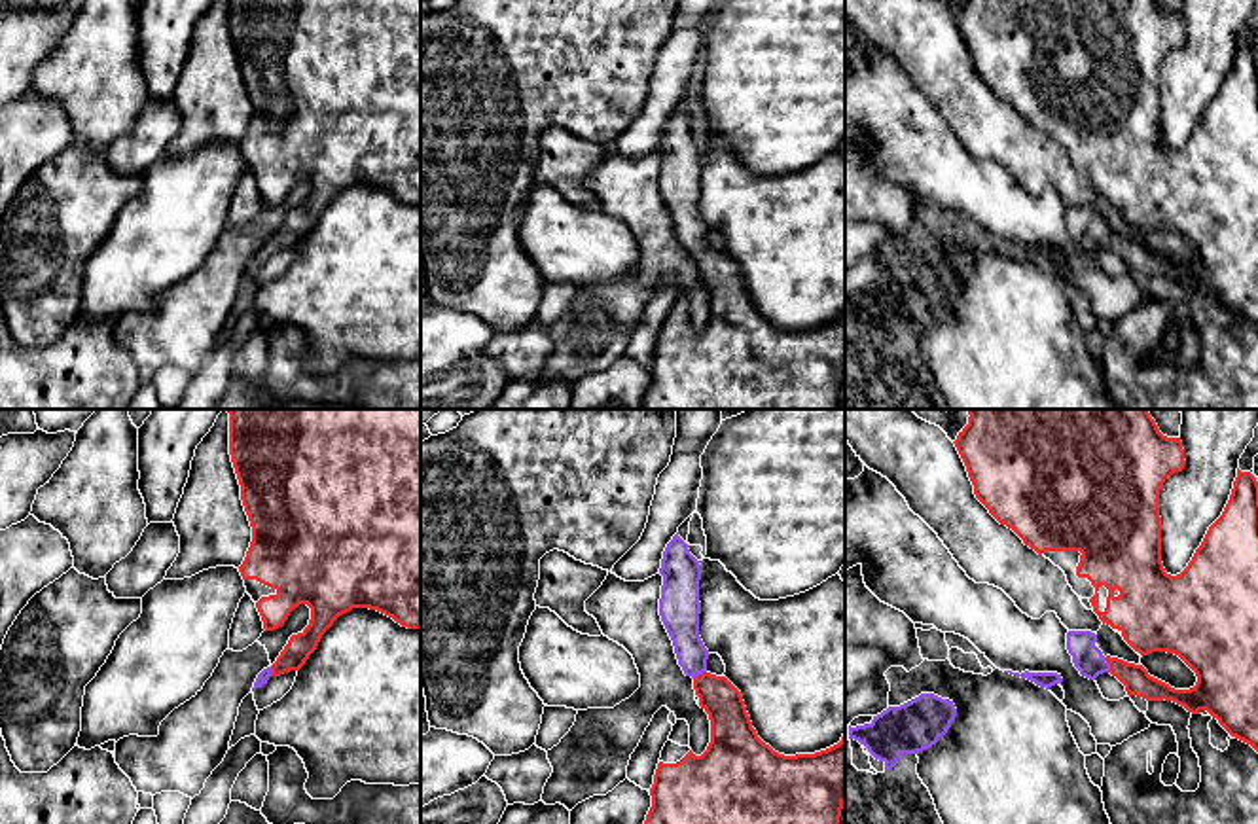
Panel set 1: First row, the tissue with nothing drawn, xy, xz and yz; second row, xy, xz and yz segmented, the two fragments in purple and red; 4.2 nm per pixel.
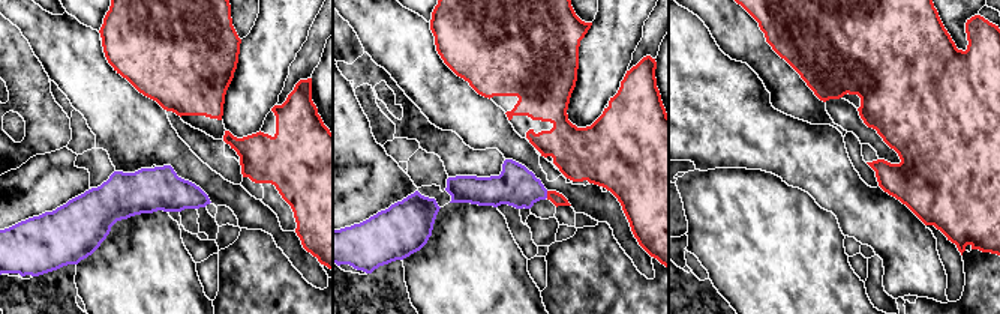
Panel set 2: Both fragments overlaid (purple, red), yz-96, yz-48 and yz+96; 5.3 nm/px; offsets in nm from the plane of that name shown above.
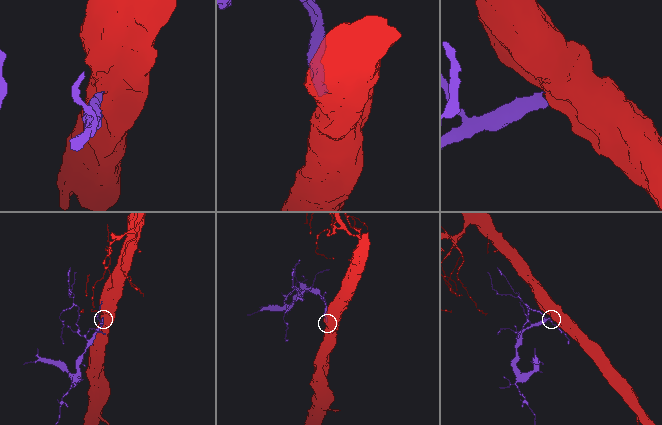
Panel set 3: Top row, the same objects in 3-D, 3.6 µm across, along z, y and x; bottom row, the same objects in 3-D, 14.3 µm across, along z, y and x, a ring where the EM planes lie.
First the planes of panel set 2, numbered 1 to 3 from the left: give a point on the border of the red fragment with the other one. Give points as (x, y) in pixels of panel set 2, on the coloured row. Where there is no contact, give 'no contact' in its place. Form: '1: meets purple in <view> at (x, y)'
1: no contact
2: meets purple in yz-48 at (546, 194)
3: no contact

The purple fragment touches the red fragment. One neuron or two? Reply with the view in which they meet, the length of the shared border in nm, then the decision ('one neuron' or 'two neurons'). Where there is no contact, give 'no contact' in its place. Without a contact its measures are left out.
contact in yz; length 70 nm; one neuron

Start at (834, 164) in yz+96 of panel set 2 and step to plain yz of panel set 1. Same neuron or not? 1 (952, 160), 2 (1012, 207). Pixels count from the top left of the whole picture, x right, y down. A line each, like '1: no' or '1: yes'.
1: yes
2: yes

